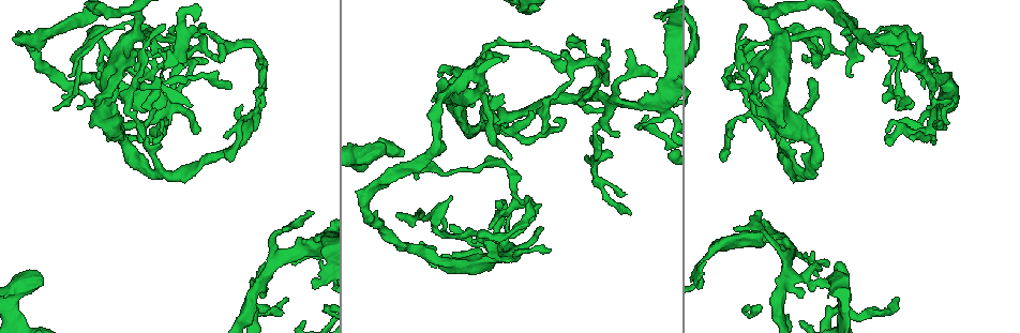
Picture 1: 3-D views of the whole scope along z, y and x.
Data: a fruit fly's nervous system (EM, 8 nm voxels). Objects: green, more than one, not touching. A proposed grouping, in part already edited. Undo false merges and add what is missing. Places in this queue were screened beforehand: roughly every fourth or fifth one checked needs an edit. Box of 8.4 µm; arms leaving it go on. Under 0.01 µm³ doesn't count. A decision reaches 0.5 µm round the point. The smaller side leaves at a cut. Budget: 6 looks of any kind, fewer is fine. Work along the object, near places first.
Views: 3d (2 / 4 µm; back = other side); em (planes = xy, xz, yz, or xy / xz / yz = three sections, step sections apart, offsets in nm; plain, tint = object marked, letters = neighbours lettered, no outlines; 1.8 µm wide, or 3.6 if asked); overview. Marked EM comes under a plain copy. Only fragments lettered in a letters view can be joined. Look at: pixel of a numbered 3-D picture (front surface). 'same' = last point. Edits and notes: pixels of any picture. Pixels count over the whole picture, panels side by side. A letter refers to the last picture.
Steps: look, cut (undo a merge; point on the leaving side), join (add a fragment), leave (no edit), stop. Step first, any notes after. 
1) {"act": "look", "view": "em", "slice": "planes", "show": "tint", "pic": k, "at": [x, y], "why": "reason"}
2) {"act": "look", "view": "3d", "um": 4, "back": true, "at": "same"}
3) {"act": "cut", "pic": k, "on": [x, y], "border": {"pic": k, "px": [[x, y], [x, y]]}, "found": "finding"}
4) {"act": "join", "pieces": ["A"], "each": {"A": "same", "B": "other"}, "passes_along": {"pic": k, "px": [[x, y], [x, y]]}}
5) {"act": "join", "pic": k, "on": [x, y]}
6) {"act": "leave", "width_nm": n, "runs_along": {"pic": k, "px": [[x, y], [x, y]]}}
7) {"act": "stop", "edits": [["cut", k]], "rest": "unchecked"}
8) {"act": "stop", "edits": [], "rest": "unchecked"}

{"act": "look", "view": "em", "slice": "xz", "step": 16, "show": "tint", "pic": 1, "at": [414, 248], "why": "abrupt turn"}

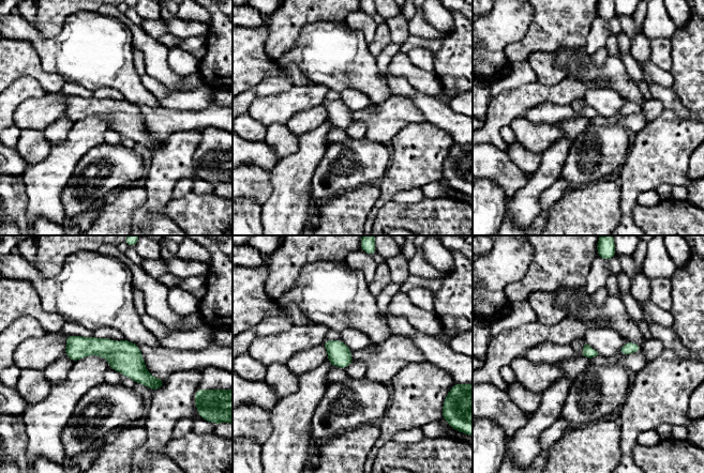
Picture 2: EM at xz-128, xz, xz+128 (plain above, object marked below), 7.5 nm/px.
{"act": "look", "view": "em", "slice": "planes", "show": "letters", "at": "same"}

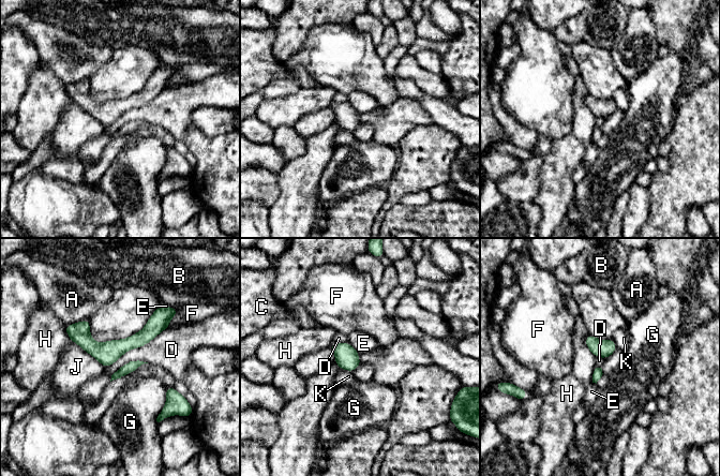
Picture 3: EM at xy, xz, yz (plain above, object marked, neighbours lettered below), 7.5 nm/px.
{"act": "leave", "longest_contact_nm": ["D", 550], "each": {"A": "other", "B": "other", "C": "other", "D": "other", "E": "other", "F": "other", "G": "other", "H": "other", "J": "other", "K": "other"}, "found": "continuous, no second neuron"}

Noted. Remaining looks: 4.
{"act": "look", "view": "3d", "um": 2, "pic": 1, "at": [40, 279], "why": "stops while still wide"}

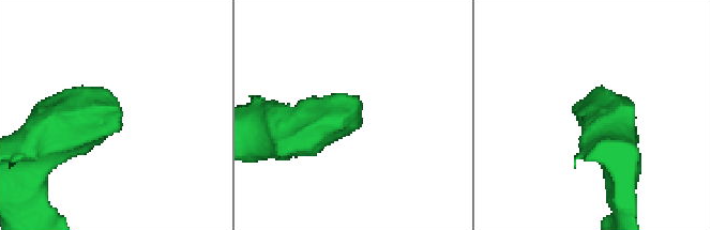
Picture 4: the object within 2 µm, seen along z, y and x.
{"act": "look", "view": "em", "slice": "planes", "show": "tint", "pic": 4, "at": [357, 98]}

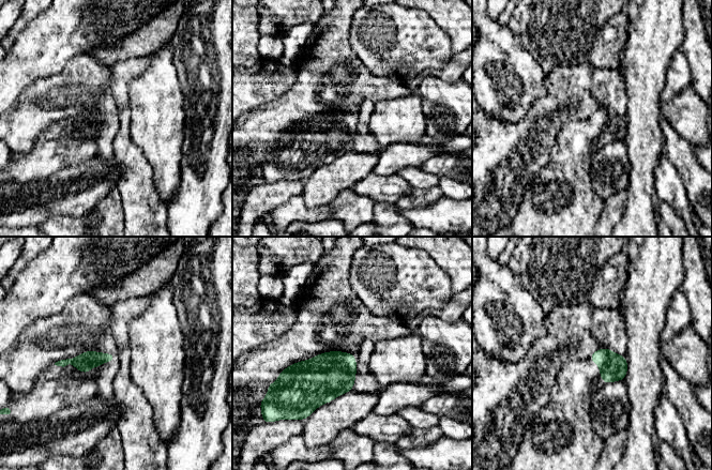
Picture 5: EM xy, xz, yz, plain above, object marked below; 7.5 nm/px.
{"act": "look", "view": "em", "slice": "planes", "show": "letters", "at": "same", "why": "see the neighbours"}

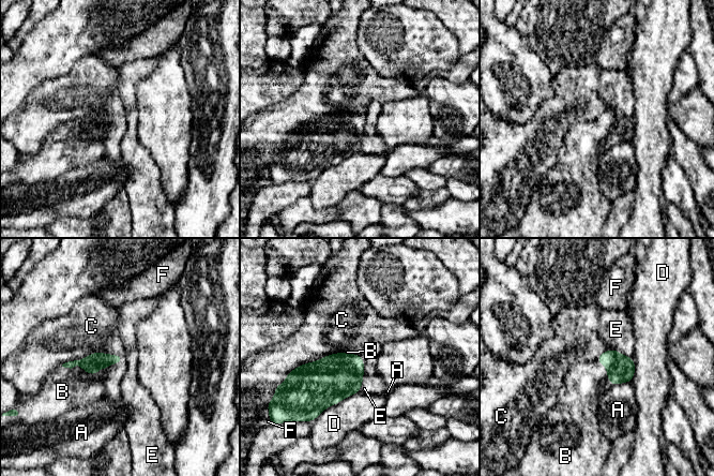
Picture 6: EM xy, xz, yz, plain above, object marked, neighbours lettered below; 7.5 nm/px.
{"act": "join", "pieces": ["B"], "longest_contact_nm": ["C", 460], "each": {"A": "other", "B": "same", "C": "other", "D": "other", "E": "other", "F": "other"}, "passes_along": {"pic": 6, "px": [[620, 369], [608, 378], [579, 395]]}, "found": "the neuron continues"}

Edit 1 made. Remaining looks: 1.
{"act": "look", "view": "em", "slice": "planes", "show": "letters", "pic": 1, "at": [803, 295], "why": "free end"}

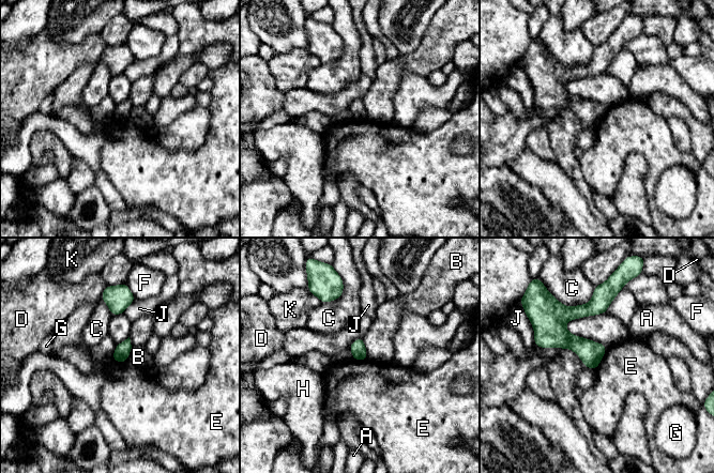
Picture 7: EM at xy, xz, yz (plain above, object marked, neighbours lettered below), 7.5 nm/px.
{"act": "leave", "each": {"A": "other", "B": "other", "C": "other", "D": "other", "E": "other", "F": "other", "G": "other", "H": "other", "J": "other", "K": "other"}, "runs_along": {"pic": 7, "px": [[605, 293], [537, 342]]}, "found": "no lettered fragment goes on from it"}

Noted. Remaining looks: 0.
{"act": "stop", "edits": [["join", 6]], "rest": "unchecked"}

